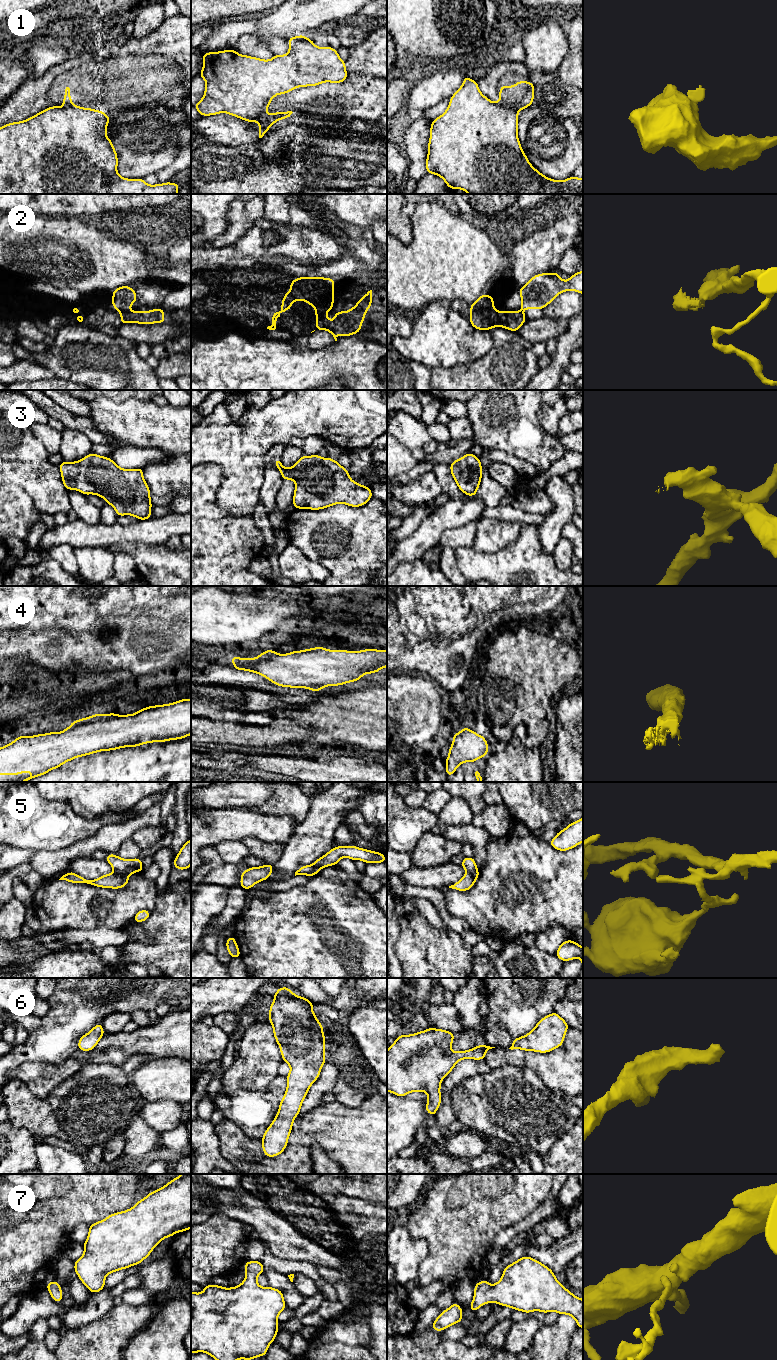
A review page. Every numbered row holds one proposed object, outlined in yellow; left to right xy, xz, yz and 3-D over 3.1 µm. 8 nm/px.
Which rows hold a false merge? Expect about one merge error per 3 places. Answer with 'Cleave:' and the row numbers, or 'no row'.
Cleave: 1, 2, 5

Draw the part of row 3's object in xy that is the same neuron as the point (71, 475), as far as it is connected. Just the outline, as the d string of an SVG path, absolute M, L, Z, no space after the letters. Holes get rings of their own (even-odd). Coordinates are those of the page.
M89 453L75 462L63 461L59 465L62 481L66 490L76 490L86 496L94 494L102 497L116 511L117 516L131 515L140 520L151 517L150 489L143 477L143 469L120 468L111 458Z

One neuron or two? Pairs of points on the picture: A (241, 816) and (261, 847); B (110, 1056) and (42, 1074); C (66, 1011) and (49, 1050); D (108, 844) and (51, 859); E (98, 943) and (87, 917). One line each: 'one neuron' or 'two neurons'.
A: two neurons
B: one neuron
C: one neuron
D: one neuron
E: two neurons

